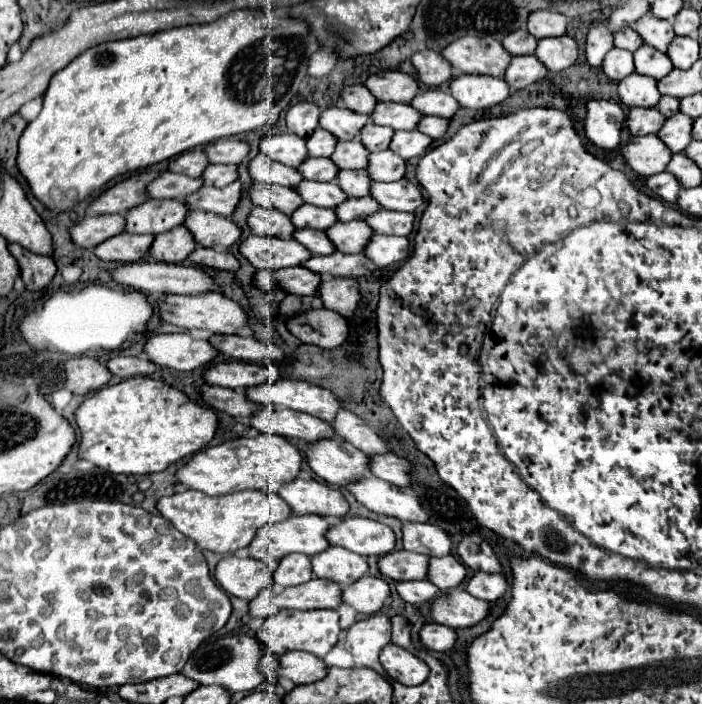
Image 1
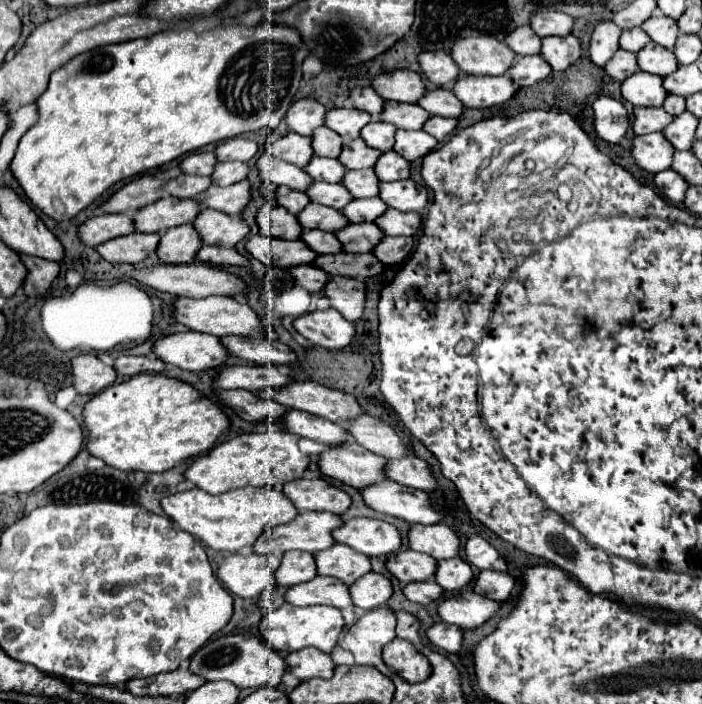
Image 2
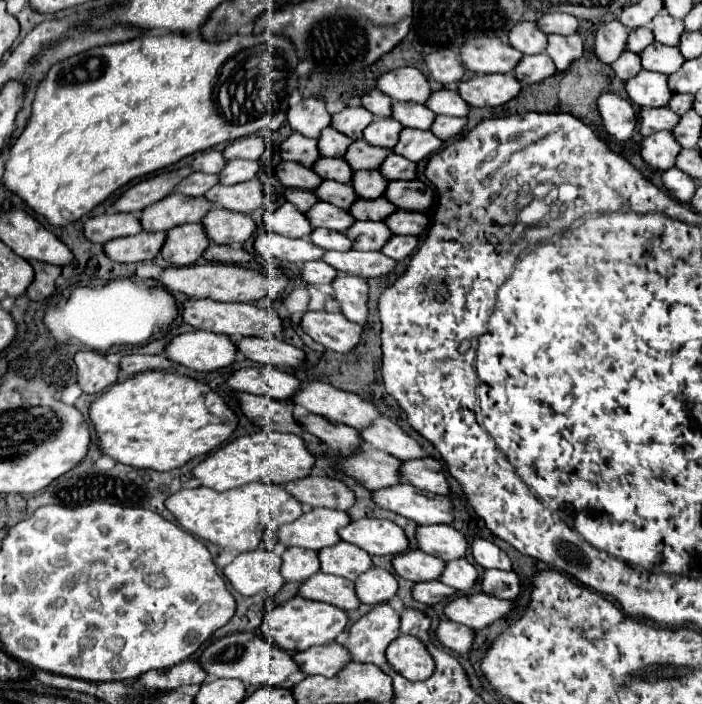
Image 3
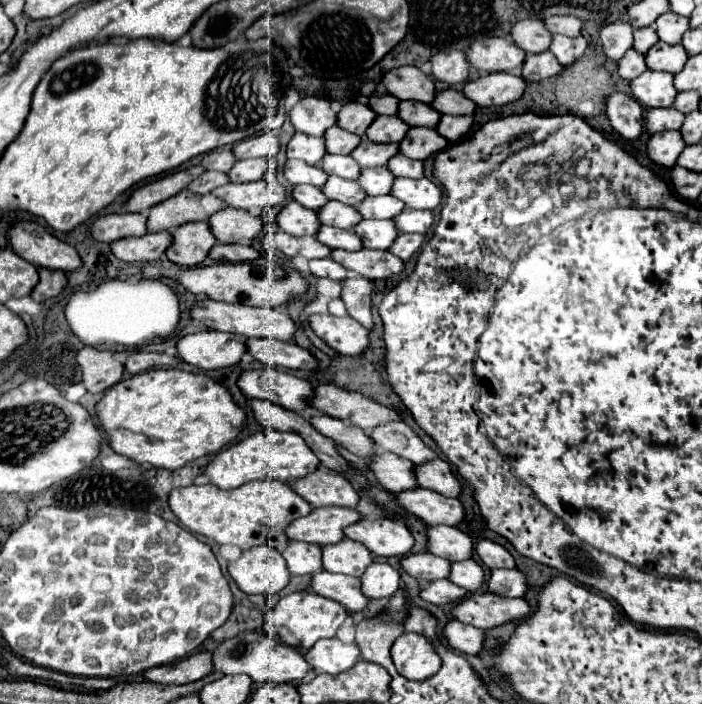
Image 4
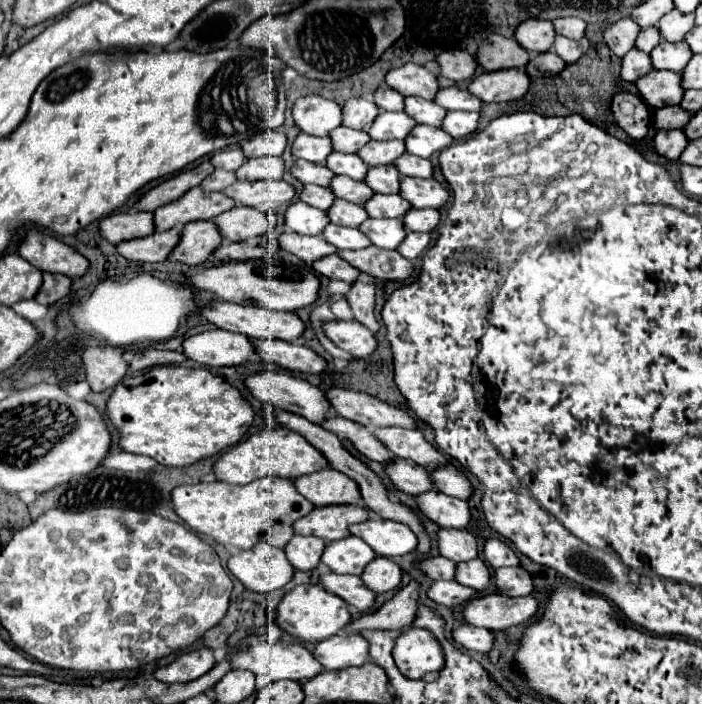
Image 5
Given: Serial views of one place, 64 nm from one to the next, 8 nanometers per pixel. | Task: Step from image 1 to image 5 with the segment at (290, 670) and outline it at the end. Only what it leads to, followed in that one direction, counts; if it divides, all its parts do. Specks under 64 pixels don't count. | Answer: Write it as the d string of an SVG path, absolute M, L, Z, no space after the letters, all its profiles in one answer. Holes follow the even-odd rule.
M358 634L350 638L332 636L328 640L322 640L314 646L312 654L328 672L344 670L348 666L360 666L368 660L366 640Z

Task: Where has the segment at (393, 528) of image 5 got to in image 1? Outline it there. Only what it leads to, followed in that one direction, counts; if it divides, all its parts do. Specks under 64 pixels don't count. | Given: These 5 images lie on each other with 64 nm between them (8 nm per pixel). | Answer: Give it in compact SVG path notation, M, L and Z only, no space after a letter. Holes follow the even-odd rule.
M344 518L324 534L330 546L342 546L360 556L382 556L394 550L394 532L368 518Z

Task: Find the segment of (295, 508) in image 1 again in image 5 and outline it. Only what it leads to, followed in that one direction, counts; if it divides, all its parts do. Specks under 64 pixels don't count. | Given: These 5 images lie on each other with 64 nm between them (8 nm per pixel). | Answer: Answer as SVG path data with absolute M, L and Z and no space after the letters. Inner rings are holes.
M324 468L320 472L300 476L296 478L294 486L314 506L328 506L328 504L354 504L356 506L362 500L358 484L332 468Z

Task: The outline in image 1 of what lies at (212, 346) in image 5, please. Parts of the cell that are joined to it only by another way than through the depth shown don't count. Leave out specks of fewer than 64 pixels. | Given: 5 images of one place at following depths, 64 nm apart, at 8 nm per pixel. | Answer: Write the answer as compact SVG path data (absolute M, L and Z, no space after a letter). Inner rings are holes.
M156 334L144 344L144 354L160 368L190 372L206 368L218 356L206 340L194 340L190 334Z

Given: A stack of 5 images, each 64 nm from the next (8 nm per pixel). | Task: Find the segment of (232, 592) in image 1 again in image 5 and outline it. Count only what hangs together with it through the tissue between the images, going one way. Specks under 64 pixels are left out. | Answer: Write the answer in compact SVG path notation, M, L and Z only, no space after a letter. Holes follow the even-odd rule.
M260 542L250 550L242 550L228 560L228 570L250 592L276 592L288 584L294 576L294 568L288 564L284 550L268 542Z

